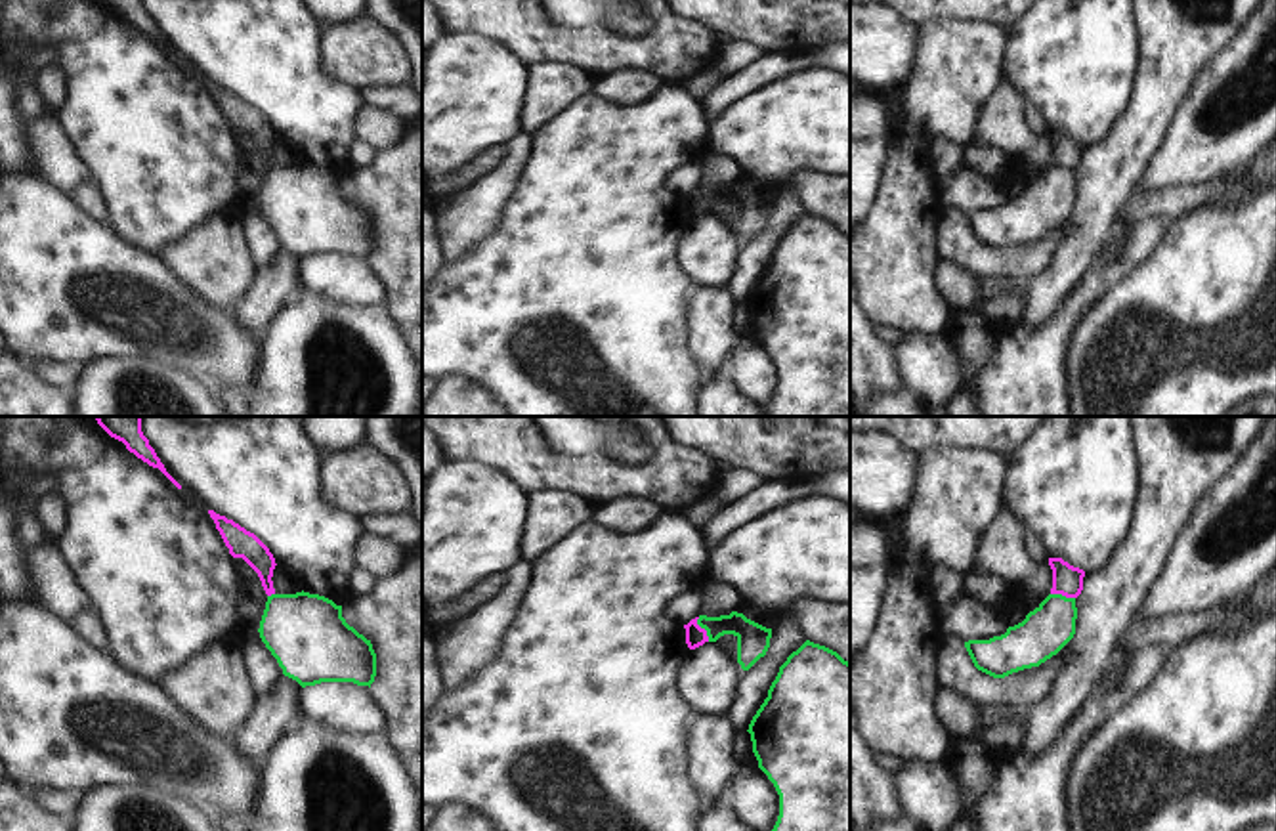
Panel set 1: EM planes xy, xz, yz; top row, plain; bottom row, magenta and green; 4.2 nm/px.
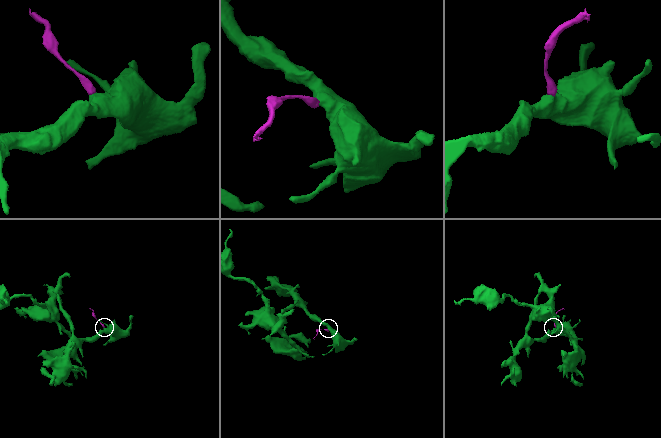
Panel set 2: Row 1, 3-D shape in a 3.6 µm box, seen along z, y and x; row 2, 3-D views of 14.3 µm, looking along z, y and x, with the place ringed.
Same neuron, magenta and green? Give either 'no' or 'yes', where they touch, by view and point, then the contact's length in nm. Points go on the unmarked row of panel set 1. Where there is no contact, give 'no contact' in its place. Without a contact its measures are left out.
no | xz (703, 201) | 120 nm

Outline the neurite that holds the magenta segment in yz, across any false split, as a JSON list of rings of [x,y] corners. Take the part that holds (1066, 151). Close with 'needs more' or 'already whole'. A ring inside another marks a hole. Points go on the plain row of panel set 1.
[[[1049,130],[1053,141],[1053,160],[1051,166],[1062,166],[1066,170],[1077,170],[1083,162],[1085,143],[1070,138],[1062,130]]]; already whole

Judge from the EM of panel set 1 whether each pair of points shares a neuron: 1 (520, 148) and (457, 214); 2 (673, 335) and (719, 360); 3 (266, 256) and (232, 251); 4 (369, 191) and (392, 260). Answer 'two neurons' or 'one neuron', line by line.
1: one neuron
2: two neurons
3: two neurons
4: one neuron

